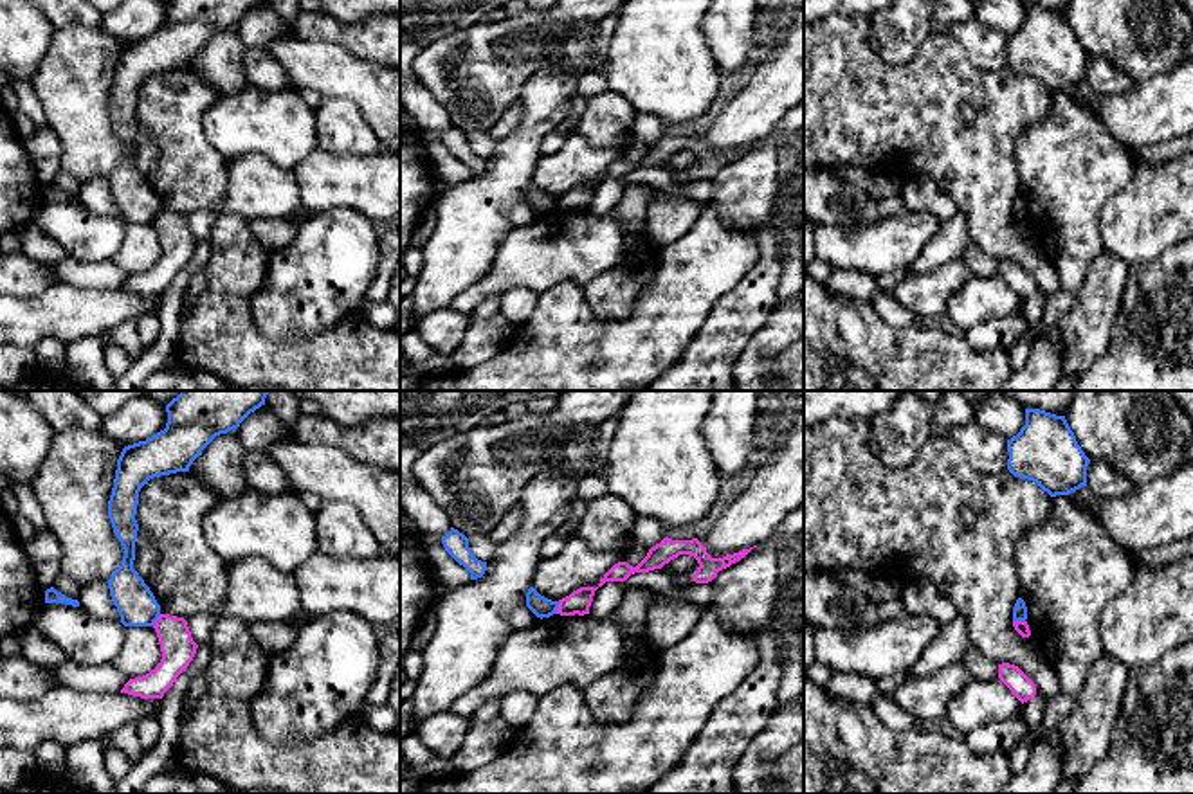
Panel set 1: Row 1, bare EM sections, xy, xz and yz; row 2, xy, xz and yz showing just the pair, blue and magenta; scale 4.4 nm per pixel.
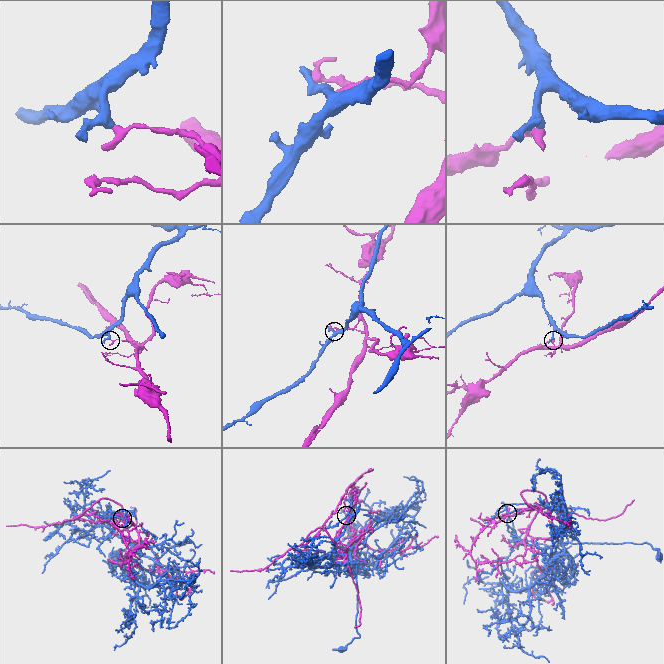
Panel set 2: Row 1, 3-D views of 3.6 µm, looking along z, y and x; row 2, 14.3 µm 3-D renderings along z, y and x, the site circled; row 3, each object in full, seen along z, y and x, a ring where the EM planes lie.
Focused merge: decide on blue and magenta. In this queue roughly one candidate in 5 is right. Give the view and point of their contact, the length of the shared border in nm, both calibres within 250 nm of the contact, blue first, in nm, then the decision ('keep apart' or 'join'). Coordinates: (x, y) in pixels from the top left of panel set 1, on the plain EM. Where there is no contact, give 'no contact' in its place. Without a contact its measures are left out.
contact xy (157, 215); length 70 nm; calibres 180 and 150 nm; keep apart

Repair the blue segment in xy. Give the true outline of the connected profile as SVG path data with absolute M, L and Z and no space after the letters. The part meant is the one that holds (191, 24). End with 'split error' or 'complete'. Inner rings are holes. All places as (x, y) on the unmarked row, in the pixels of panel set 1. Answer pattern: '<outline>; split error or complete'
M168 0L166 25L123 45L108 97L108 115L124 153L106 180L124 223L153 223L160 212L153 189L133 166L141 85L153 74L189 68L193 58L216 32L238 25L261 2L265 0Z; complete

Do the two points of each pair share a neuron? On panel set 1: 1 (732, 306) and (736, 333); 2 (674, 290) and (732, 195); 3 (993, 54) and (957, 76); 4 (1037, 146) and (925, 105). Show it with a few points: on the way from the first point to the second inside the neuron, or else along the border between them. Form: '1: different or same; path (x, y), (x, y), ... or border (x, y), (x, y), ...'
1: same; path (732, 314), (732, 326)
2: different; border (705, 206), (728, 225), (752, 229), (755, 240)
3: different; border (948, 33), (975, 65), (986, 71), (1006, 67)
4: different; border (1047, 107), (1017, 144), (1020, 182)

